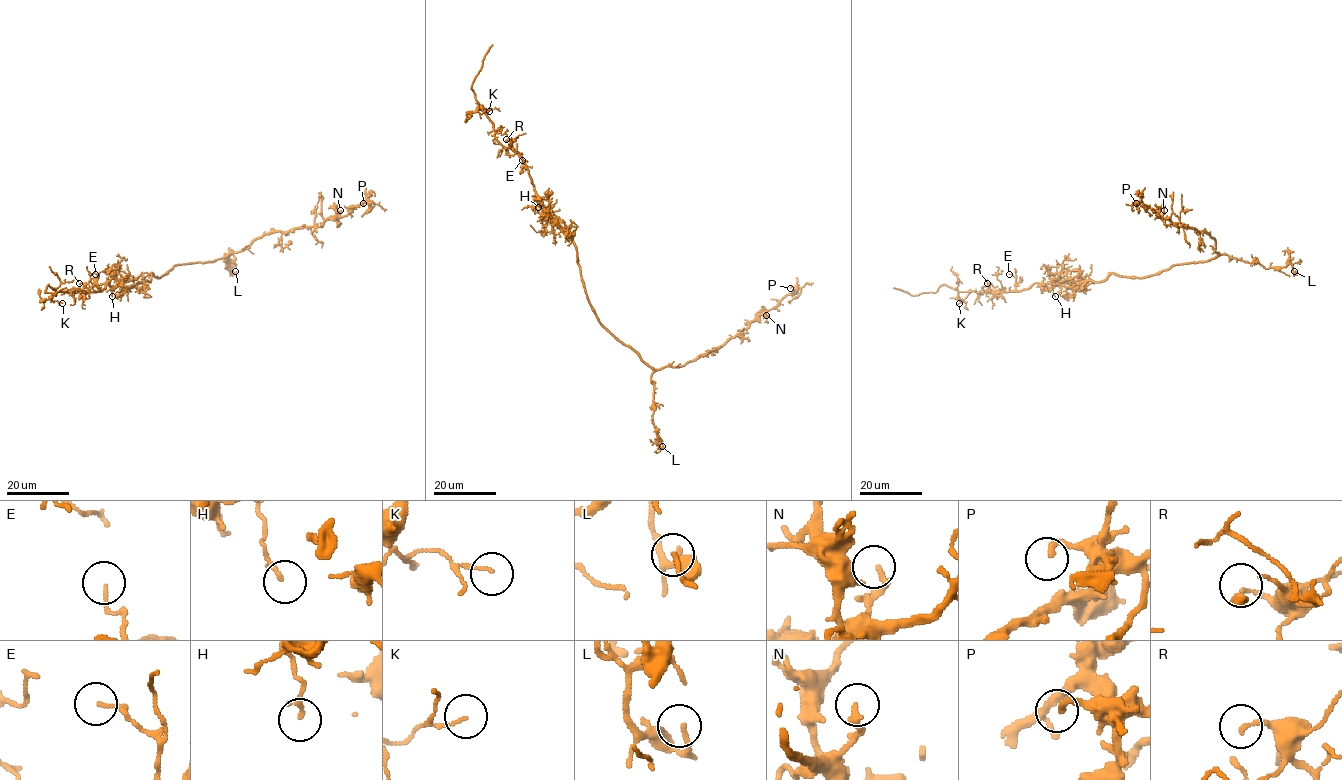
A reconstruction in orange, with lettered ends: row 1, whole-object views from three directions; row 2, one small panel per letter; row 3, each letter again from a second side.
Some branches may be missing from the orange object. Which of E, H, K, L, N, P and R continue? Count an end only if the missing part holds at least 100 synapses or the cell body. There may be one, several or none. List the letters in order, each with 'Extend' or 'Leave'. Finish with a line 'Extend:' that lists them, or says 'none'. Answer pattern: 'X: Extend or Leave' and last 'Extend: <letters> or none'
E: Leave
H: Leave
K: Leave
L: Leave
N: Leave
P: Leave
R: Leave
Extend: none

